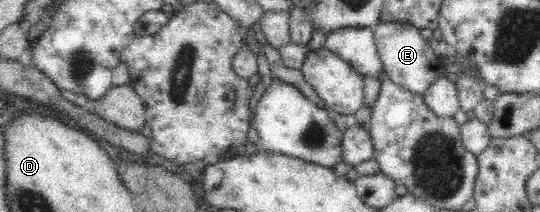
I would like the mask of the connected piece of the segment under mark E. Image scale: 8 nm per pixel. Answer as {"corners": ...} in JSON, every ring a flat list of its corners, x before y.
{"corners":[[380,21,374,26,374,37,384,72,395,85,404,90,423,96,444,75,442,58,431,49,429,42,421,37,419,29,411,23]]}

